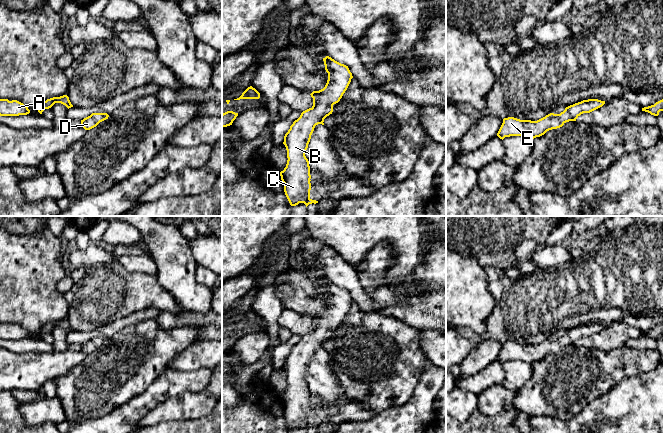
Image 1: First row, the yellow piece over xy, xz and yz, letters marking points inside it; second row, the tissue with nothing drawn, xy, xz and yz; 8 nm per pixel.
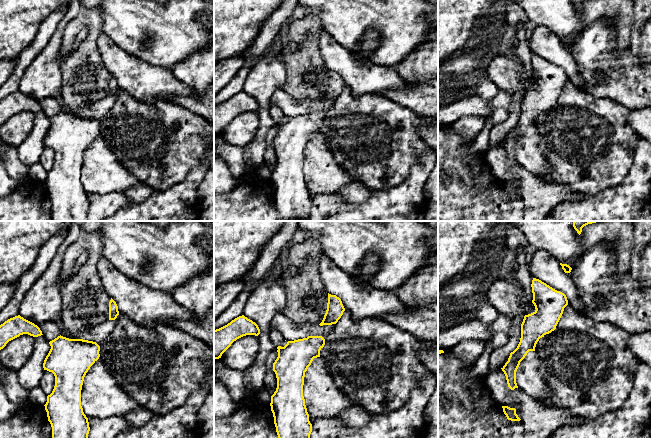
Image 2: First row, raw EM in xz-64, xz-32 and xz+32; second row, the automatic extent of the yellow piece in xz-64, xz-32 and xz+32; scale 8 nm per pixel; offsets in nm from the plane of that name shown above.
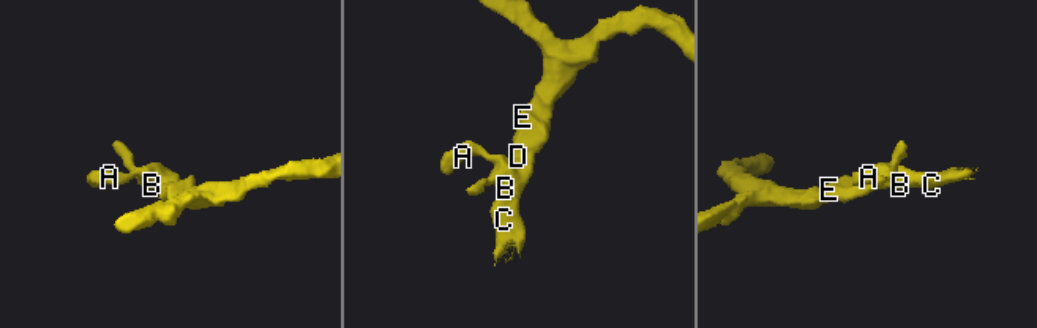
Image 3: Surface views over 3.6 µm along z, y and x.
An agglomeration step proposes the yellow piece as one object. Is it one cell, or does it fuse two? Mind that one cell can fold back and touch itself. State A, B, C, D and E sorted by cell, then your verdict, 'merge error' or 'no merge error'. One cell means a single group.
A B C D E; no merge error

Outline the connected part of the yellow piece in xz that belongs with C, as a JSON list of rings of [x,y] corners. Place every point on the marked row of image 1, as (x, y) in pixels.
[[[329,56],[323,58],[323,61],[328,73],[325,87],[310,94],[313,106],[301,113],[284,136],[283,144],[287,150],[288,160],[280,176],[291,206],[304,203],[307,207],[309,204],[318,203],[310,198],[311,175],[305,152],[315,126],[324,125],[324,119],[332,114],[333,105],[340,101],[353,78],[348,66]]]

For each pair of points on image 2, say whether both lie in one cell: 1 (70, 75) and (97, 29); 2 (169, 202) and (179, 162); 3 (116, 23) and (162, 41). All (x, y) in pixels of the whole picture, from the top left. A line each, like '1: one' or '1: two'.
1: one
2: two
3: one

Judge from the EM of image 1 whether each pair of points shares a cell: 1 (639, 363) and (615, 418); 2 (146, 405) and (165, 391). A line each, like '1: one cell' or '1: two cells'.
1: two cells
2: one cell

